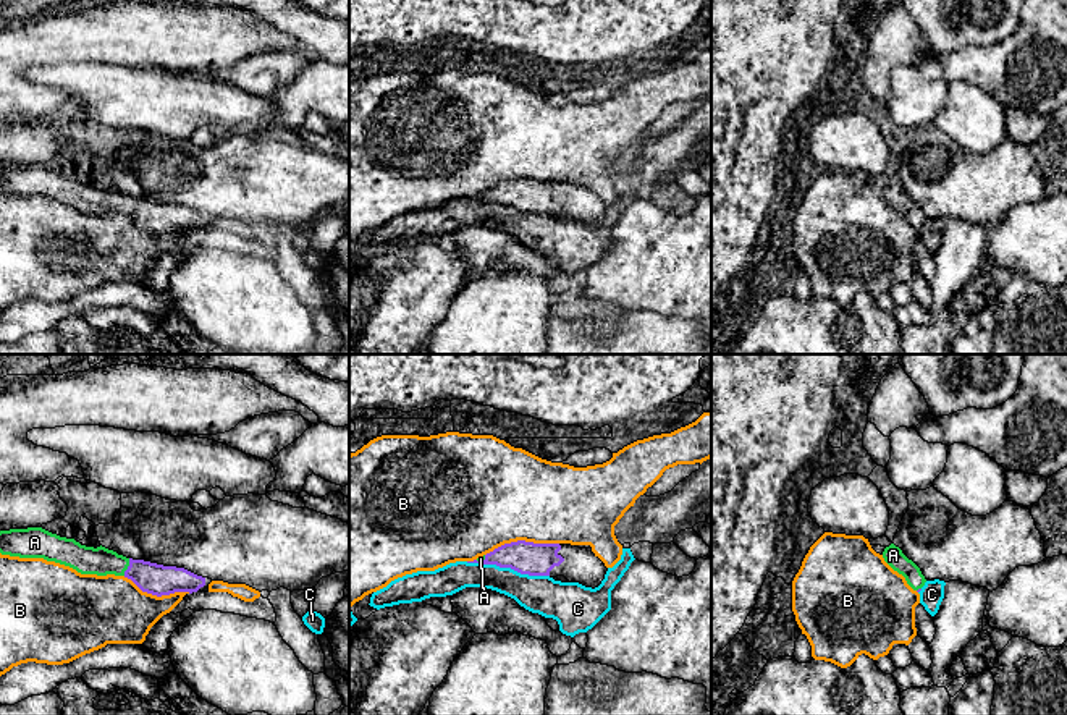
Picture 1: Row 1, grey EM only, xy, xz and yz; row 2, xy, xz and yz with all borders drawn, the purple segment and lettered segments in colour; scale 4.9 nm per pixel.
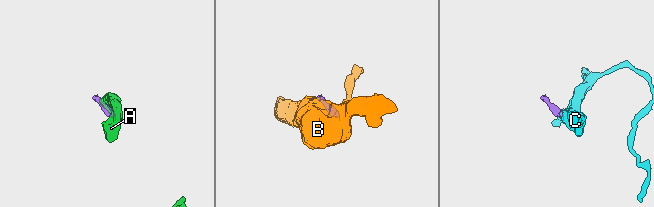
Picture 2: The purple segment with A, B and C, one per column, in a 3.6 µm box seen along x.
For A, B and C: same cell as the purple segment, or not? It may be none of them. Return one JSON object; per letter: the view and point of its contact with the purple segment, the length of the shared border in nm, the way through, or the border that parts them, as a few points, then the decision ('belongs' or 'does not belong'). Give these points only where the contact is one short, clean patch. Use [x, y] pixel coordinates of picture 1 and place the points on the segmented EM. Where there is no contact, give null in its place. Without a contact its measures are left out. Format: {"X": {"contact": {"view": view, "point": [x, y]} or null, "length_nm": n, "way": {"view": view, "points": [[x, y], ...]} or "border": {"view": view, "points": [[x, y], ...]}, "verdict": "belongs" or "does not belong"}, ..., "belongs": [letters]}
{"A": {"contact": {"view": "xy", "point": [128, 566]}, "length_nm": 90, "way": {"view": "xy", "points": [[157, 579], [128, 566], [86, 560]]}, "verdict": "belongs"}, "B": {"contact": {"view": "xz", "point": [521, 541]}, "length_nm": 380, "verdict": "does not belong"}, "C": {"contact": {"view": "xz", "point": [508, 566]}, "length_nm": 420, "border": {"view": "xz", "points": [[466, 562], [495, 563], [521, 573], [548, 576]]}, "verdict": "does not belong"}, "belongs": ["A"]}

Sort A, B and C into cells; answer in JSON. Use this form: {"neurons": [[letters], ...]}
{"neurons": [["A"], ["B"], ["C"]]}

